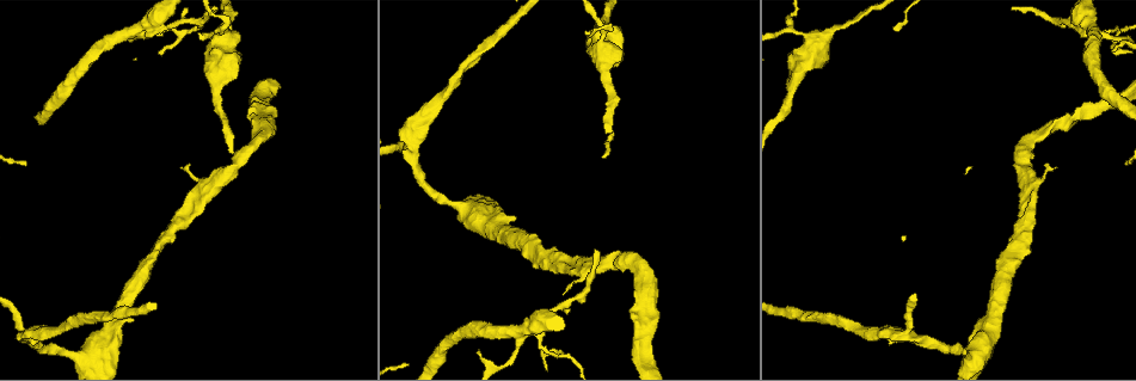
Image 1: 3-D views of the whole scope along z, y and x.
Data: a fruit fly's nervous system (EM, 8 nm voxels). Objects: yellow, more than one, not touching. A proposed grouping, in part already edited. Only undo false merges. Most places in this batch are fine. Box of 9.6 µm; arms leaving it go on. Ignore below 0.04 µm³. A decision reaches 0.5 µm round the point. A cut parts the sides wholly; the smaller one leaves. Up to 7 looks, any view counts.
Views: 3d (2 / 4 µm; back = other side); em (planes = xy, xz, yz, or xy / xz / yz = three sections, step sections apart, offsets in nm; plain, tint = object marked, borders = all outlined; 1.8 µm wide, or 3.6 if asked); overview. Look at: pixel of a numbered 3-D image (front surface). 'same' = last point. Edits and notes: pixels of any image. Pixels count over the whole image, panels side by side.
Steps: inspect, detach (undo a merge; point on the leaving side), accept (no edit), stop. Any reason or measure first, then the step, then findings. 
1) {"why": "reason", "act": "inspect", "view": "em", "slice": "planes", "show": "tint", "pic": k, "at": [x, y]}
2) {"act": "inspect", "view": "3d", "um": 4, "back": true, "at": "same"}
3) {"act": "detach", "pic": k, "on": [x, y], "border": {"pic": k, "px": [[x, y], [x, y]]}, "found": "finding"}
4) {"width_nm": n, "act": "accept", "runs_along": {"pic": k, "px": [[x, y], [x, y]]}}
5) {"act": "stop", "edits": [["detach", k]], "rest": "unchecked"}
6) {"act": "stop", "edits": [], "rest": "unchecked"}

{"why": "side arm on a straight run", "act": "inspect", "view": "3d", "um": 4, "pic": 1, "at": [217, 38]}

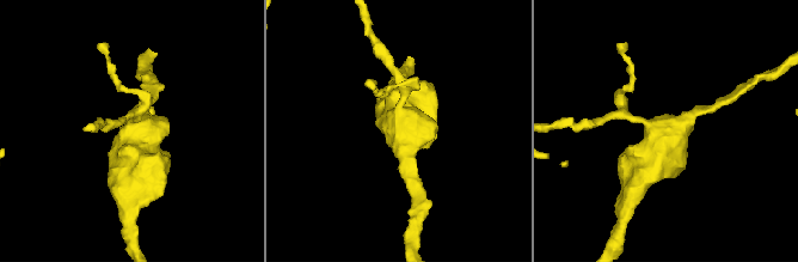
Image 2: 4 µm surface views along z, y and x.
{"act": "inspect", "view": "em", "um": 3.6, "slice": "planes", "show": "plain", "pic": 2, "at": [647, 122]}

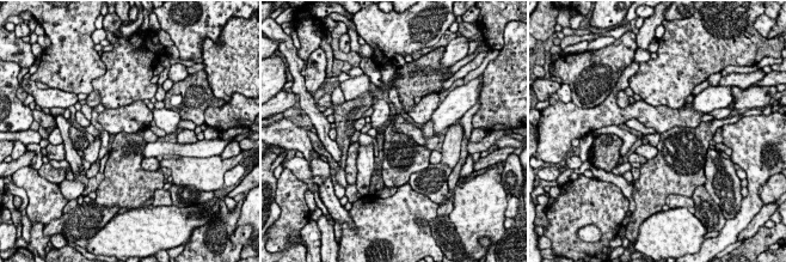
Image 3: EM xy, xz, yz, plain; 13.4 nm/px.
{"why": "what lies round it", "act": "inspect", "view": "em", "um": 3.6, "slice": "planes", "show": "borders", "at": "same"}

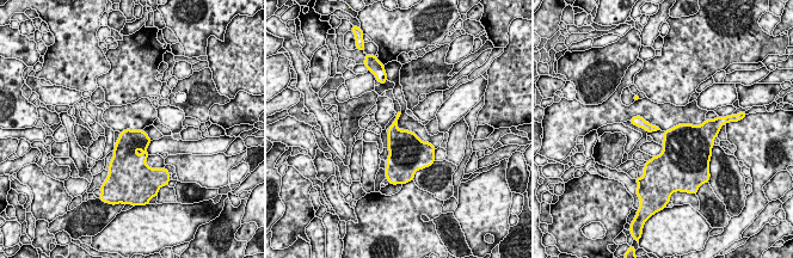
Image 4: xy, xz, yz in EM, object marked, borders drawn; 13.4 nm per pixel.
{"act": "accept", "found": "one cell here"}

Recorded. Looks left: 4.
{"why": "sudden change in width", "act": "inspect", "view": "3d", "um": 4, "pic": 1, "at": [109, 329]}

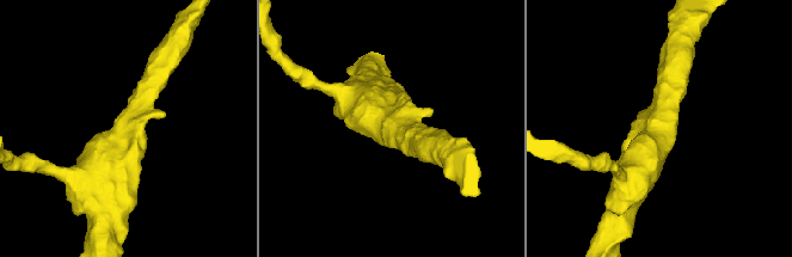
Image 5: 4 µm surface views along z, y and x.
{"why": "need the tissue", "act": "inspect", "view": "em", "um": 3.6, "slice": "xz", "step": 4, "show": "tint", "pic": 5, "at": [392, 125]}

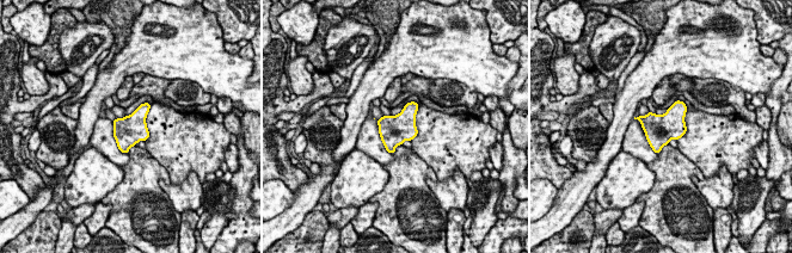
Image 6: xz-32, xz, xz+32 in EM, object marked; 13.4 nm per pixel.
{"act": "accept", "found": "one cell here"}

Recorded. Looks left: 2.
{"why": "looks like a crossing", "act": "inspect", "view": "3d", "um": 4, "pic": 1, "at": [517, 332]}

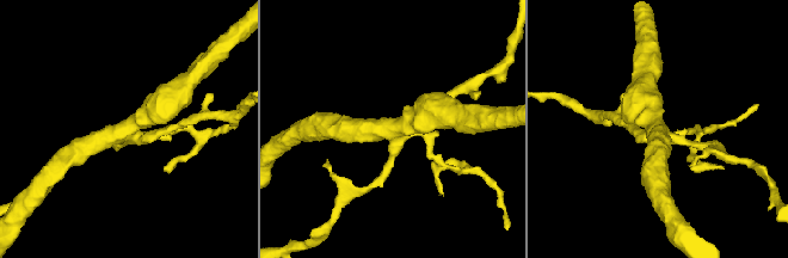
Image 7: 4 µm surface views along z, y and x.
{"arms": 4, "why": "now the EM", "act": "inspect", "view": "em", "slice": "planes", "show": "tint", "pic": 7, "at": [656, 132]}

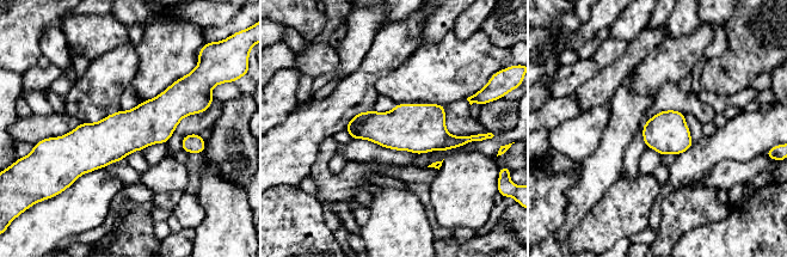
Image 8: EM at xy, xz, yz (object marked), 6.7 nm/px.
{"width_nm": 280, "act": "detach", "pic": 8, "on": [453, 141], "border": {"pic": 8, "px": [[448, 134], [448, 138], [437, 150]]}, "found": "a second cell is stuck on"}

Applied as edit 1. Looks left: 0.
{"act": "stop", "edits": [["detach", 8]], "rest": "unchecked"}

